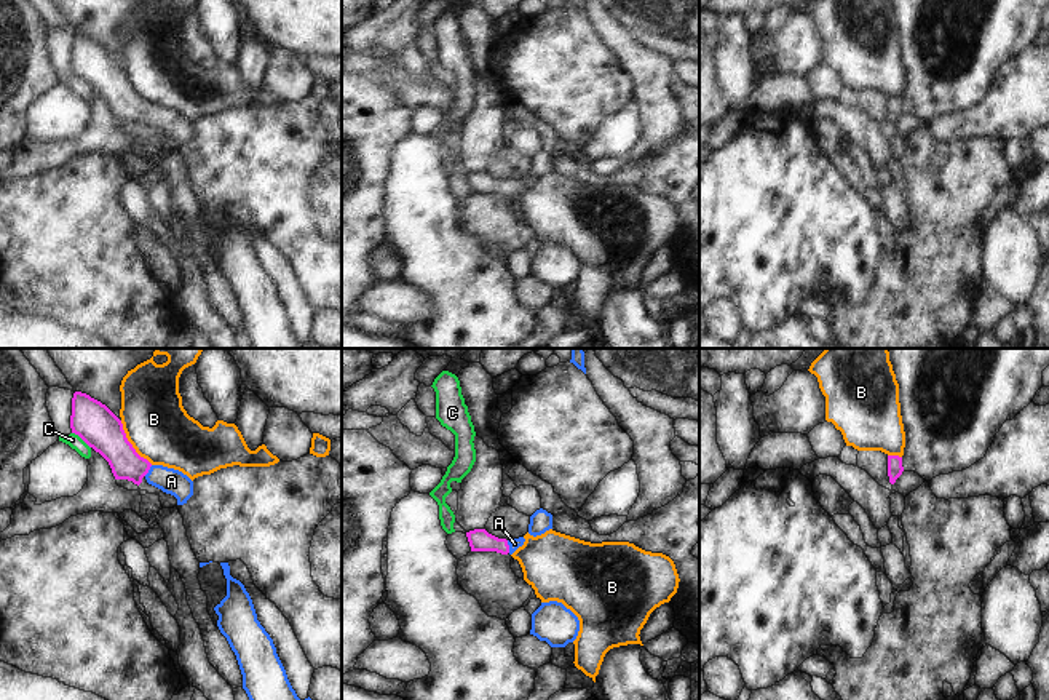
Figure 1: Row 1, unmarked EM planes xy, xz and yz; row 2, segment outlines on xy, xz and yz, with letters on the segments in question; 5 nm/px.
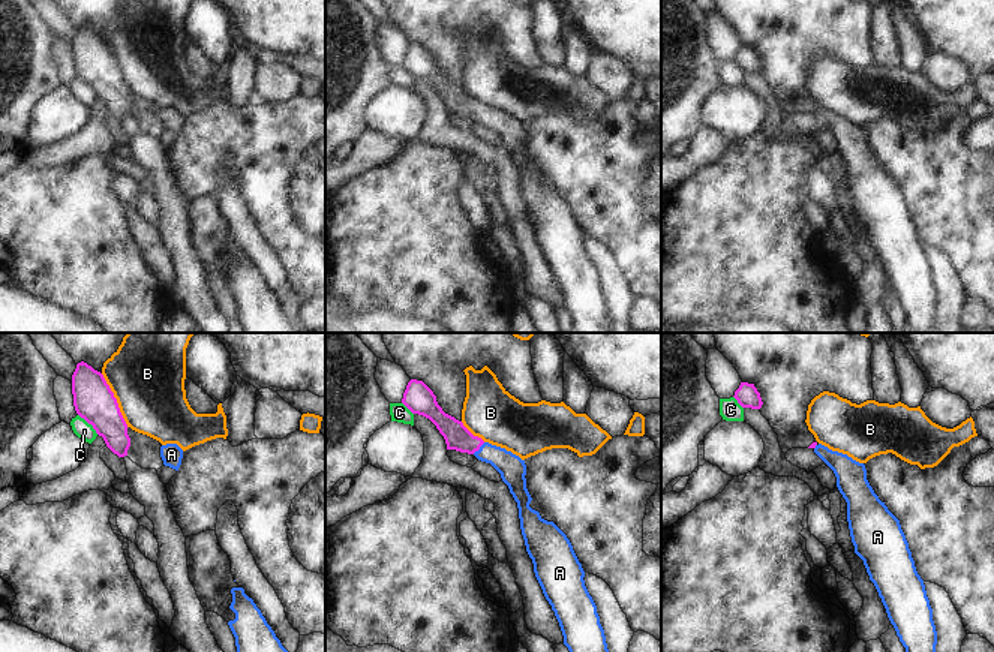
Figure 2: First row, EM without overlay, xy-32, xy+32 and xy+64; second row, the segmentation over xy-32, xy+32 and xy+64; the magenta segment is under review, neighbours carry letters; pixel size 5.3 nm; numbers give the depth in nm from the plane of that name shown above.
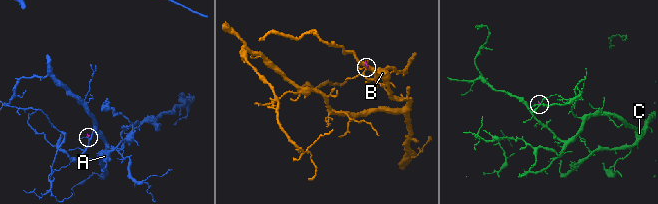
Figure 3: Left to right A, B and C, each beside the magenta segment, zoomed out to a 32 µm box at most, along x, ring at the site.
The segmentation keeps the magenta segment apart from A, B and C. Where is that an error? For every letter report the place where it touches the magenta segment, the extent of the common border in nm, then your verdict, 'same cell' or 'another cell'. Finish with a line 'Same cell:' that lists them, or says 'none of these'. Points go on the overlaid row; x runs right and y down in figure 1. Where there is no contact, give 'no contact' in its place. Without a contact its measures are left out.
A: meets magenta in xz at (508, 547); contact 70 nm long; same cell
B: meets magenta in xy at (131, 445); contact 280 nm long; another cell
C: meets magenta in xy at (82, 438); contact 130 nm long; another cell
Same cell: A

